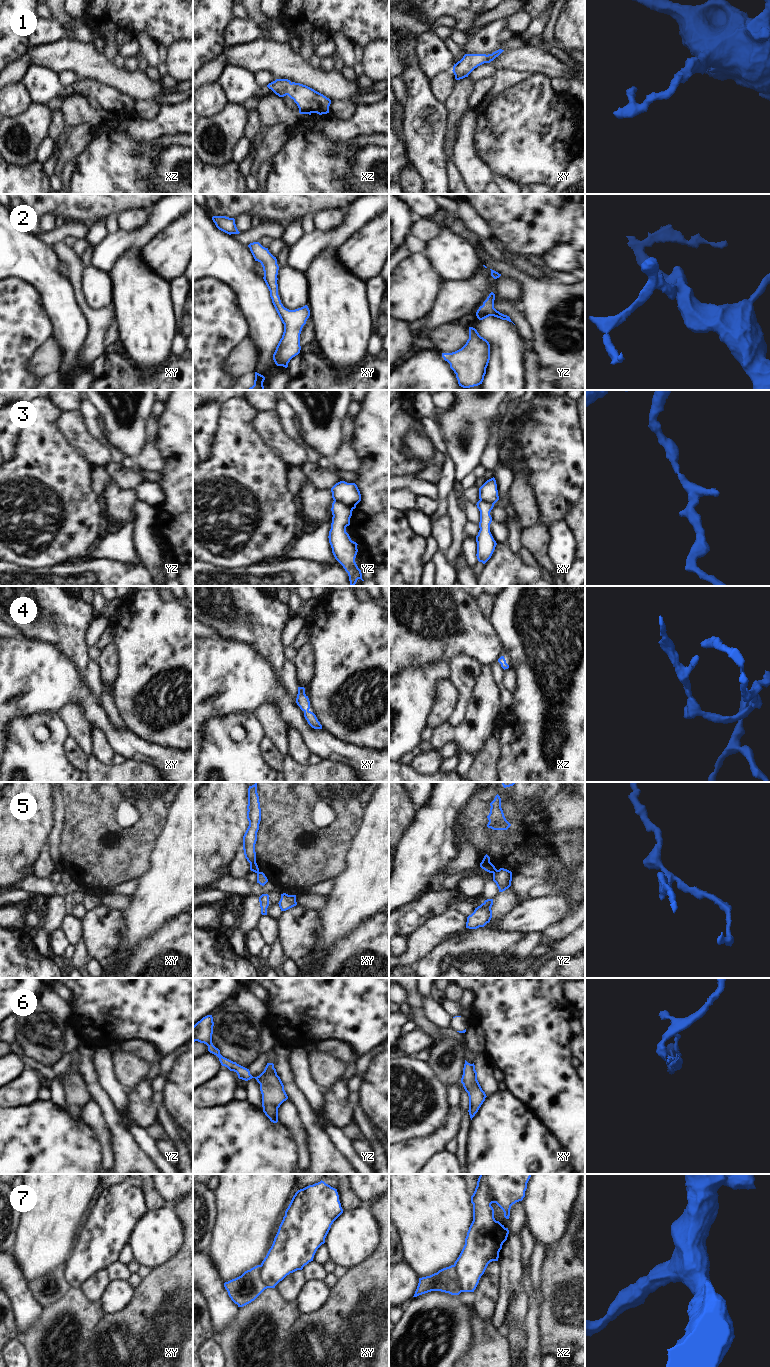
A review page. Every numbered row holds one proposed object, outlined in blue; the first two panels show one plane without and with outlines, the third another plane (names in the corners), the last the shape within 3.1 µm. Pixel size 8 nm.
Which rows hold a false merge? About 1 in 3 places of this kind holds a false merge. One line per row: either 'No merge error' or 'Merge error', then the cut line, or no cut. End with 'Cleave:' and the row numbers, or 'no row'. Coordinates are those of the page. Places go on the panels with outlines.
1: No merge error. No split
2: No merge error. No split
3: Merge error. Split along yz (334, 499), (352, 509)
4: No merge error. No split
5: Merge error. Split along yz (498, 870), (493, 873)
6: Merge error. Split along xy (471, 1064), (476, 1083), (485, 1097)
7: Merge error. Split along xz (453, 1265), (461, 1291)
Cleave: 3, 5, 6, 7.

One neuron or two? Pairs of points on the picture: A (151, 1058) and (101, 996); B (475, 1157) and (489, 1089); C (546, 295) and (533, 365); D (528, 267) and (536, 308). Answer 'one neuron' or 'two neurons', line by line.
A: two neurons
B: two neurons
C: two neurons
D: two neurons

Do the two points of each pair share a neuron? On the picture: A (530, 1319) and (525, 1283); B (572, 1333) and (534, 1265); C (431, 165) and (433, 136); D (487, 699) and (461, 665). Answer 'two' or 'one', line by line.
A: one
B: two
C: one
D: two

